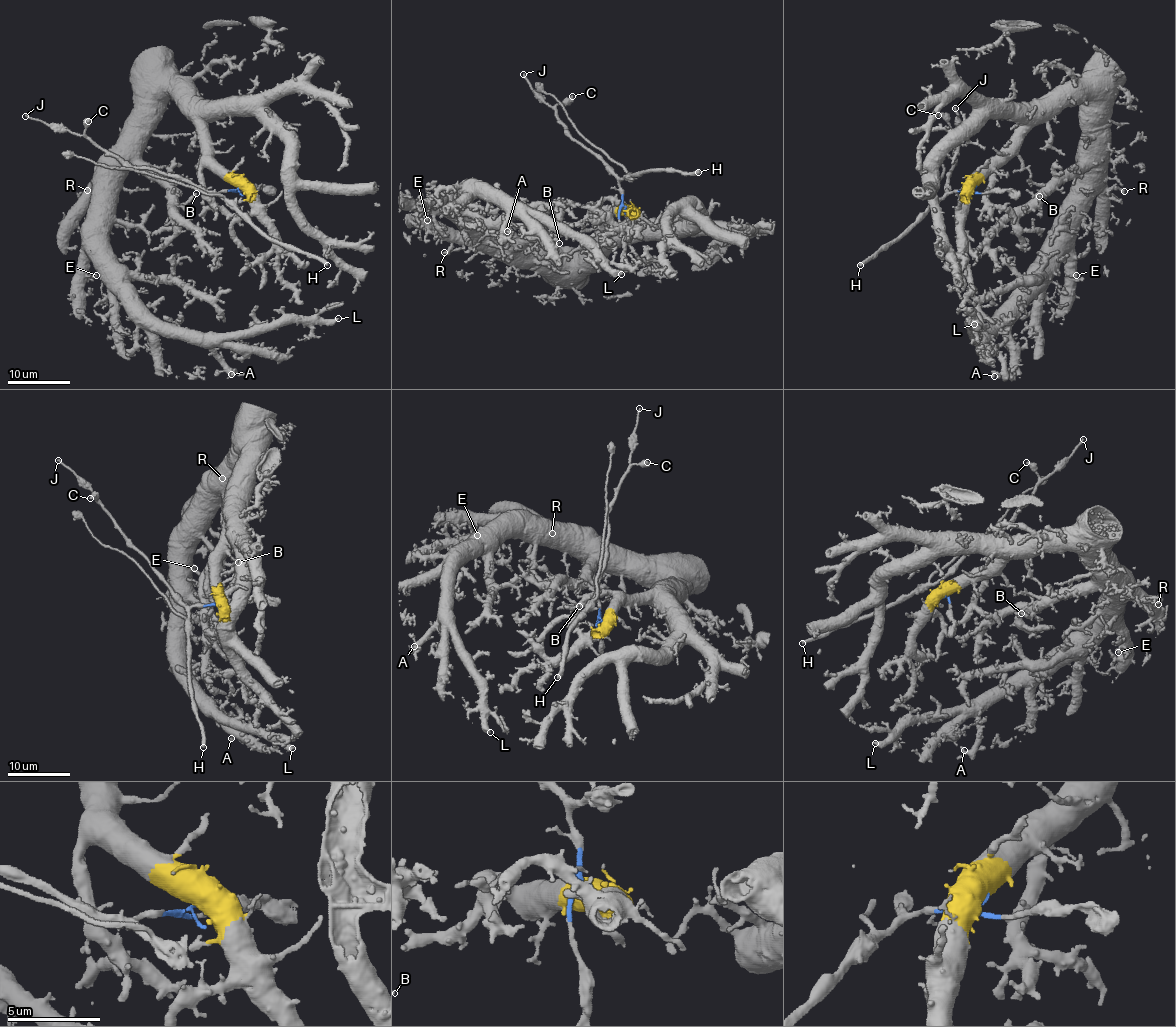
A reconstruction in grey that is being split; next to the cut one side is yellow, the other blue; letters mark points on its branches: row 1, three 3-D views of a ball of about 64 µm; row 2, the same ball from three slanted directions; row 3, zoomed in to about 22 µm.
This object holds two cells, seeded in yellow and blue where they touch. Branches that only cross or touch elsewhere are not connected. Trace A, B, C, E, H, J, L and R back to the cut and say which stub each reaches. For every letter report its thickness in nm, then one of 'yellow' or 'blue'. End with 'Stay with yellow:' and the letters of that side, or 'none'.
A: 320 nm | yellow
B: 280 nm | yellow
C: 360 nm | blue
E: 180 nm | yellow
H: 420 nm | blue
J: 200 nm | blue
L: 500 nm | yellow
R: 320 nm | yellow
Stay with yellow: A, B, E, L, R

